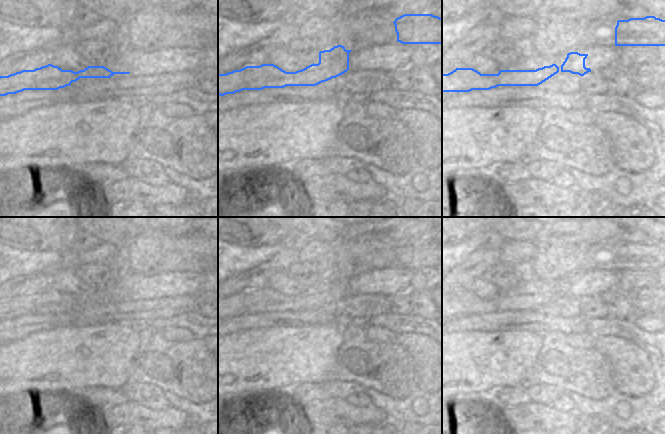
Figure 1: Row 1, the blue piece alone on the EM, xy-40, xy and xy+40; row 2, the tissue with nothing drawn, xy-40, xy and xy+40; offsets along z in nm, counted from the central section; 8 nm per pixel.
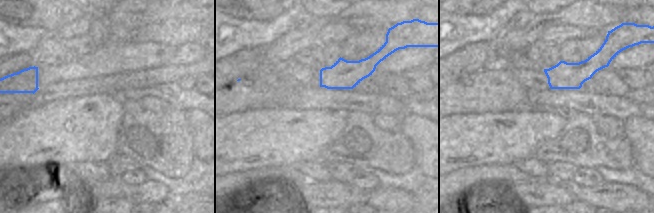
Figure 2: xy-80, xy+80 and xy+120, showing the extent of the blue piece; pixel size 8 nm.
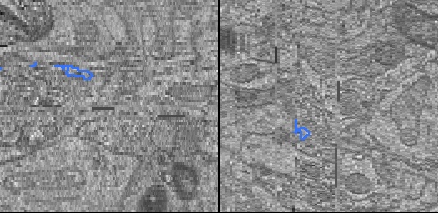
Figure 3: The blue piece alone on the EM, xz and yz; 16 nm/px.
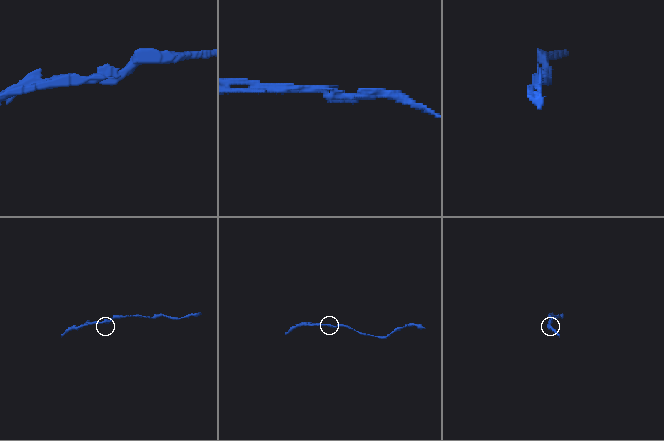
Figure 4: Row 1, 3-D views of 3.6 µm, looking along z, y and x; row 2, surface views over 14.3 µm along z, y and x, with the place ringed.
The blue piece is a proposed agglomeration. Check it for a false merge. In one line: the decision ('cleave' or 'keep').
keep

